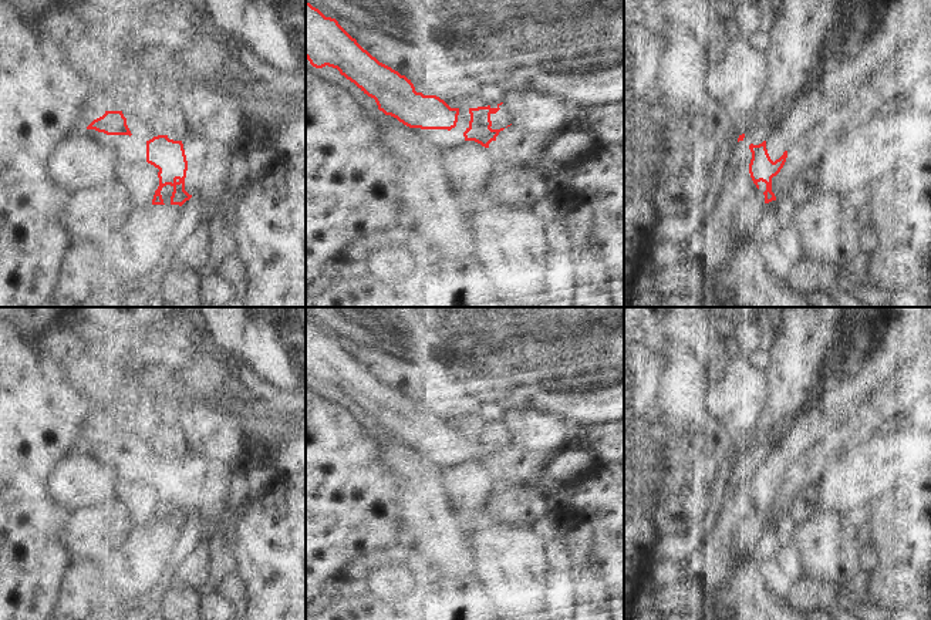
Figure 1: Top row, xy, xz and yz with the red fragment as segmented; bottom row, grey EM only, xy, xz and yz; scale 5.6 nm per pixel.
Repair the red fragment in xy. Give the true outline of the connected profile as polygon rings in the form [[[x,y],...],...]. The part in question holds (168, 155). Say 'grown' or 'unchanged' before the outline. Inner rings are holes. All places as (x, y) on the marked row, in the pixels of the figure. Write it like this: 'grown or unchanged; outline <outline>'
grown; outline [[[190,134],[183,141],[169,139],[168,135],[158,135],[146,141],[146,162],[159,169],[159,186],[155,191],[152,205],[165,205],[161,191],[163,186],[173,188],[171,205],[182,206],[192,196],[198,198],[203,215],[210,219],[220,216],[220,198],[225,192],[230,191],[227,183],[227,173],[230,168],[233,152],[219,144],[210,142],[208,138]]]

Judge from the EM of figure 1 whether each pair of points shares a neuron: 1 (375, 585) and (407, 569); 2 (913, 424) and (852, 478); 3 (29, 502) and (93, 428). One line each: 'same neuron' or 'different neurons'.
1: same neuron
2: different neurons
3: same neuron

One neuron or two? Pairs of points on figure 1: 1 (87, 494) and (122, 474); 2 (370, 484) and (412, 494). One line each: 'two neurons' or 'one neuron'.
1: one neuron
2: two neurons

